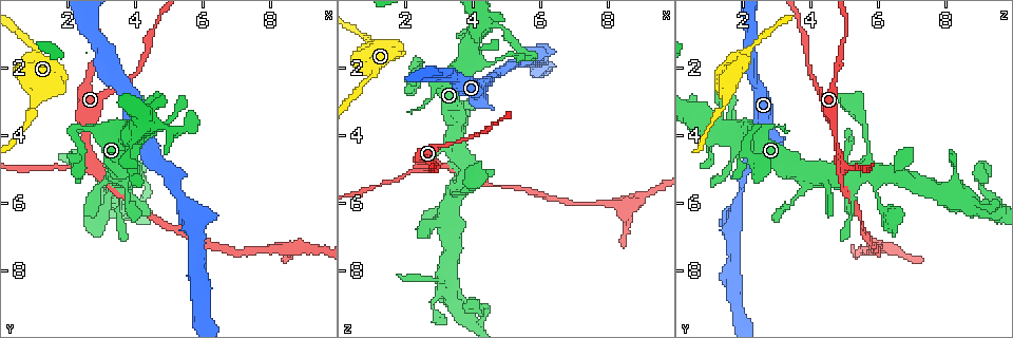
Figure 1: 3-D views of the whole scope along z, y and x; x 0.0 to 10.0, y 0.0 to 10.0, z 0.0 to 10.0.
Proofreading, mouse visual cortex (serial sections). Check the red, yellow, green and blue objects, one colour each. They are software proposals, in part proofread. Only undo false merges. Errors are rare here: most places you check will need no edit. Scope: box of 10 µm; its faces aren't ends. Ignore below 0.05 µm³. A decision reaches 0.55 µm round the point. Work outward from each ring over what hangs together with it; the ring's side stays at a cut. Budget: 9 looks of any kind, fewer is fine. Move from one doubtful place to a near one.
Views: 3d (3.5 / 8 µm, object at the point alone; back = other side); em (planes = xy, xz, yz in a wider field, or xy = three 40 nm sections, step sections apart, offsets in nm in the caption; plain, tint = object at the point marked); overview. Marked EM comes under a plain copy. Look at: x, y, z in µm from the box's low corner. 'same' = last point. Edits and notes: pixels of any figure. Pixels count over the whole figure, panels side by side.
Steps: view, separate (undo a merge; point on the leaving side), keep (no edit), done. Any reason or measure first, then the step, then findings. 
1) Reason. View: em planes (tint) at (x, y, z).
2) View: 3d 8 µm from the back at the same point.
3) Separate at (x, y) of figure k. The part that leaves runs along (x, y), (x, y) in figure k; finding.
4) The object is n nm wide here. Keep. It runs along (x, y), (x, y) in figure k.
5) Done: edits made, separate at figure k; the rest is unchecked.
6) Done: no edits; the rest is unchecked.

Sudden change in width. View: 3d 3.5 µm at (1.05, 3.10, 1.45).

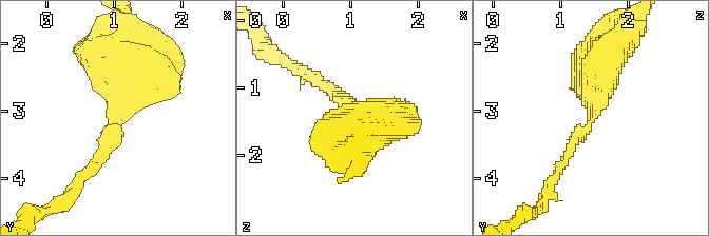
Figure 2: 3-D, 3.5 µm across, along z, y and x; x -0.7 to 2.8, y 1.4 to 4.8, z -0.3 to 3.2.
The arms are 150, 600 nm wide; now the EM. View: em xy step 5 (tint) at (1.00, 3.10, 1.45).

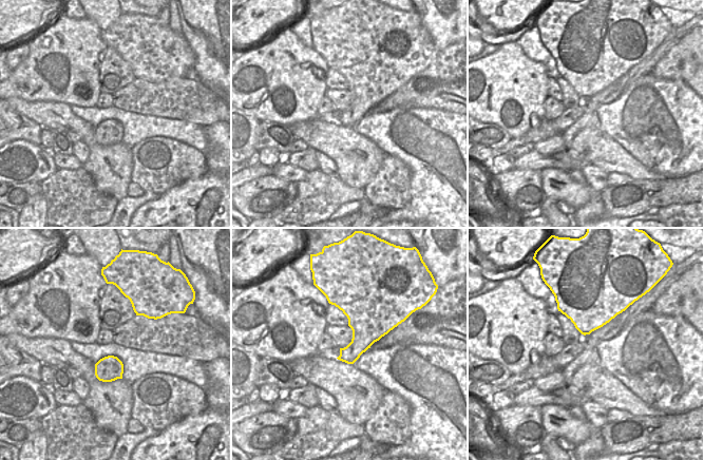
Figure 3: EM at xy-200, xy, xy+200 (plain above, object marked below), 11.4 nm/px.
The object is 320 nm wide here. Keep. It runs along (601, 53), (596, 114), (556, 172) in figure 2; continuous, no second cell.

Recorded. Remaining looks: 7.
Thick turns thin. View: 3d 3.5 µm at (2.80, 0.70, 5.05).

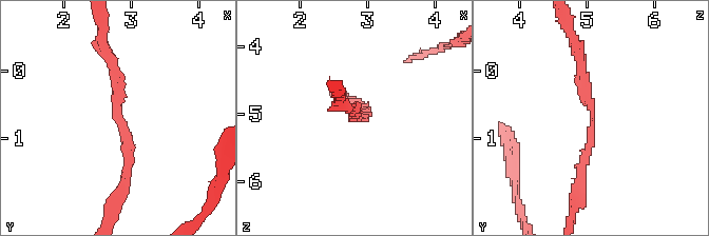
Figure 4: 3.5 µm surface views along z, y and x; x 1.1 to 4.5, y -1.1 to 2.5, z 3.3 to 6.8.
Need the tissue. View: em xy step 3 (tint) at (2.85, 0.60, 5.05).

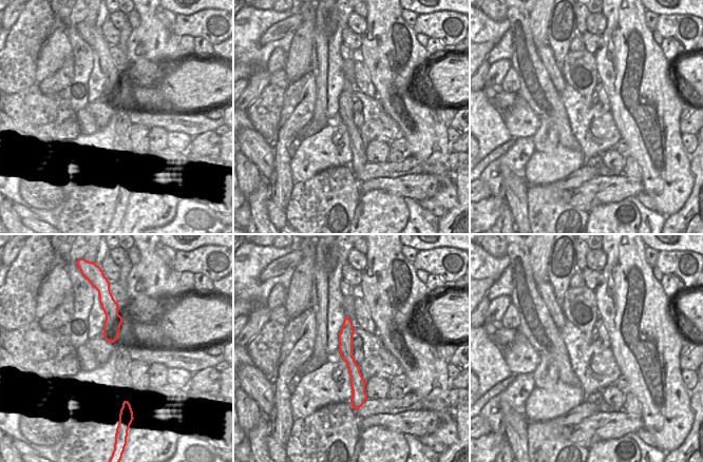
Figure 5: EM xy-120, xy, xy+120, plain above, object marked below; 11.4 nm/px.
Keep. It runs along (346, 321), (346, 355), (358, 398) in figure 5; one cell here.

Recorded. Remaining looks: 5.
Thin neck. View: 3d 8 µm from the back at (4.00, 4.30, 1.80).

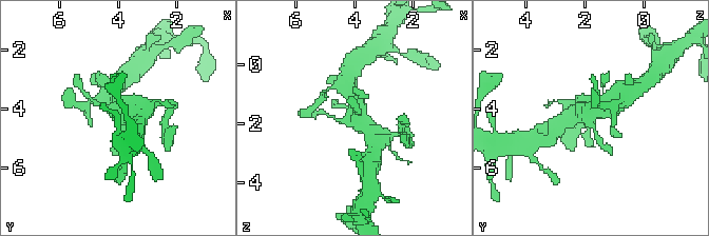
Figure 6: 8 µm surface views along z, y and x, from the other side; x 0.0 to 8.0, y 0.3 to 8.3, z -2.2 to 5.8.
Need the tissue. View: em xy step 2 (tint) at the same point.

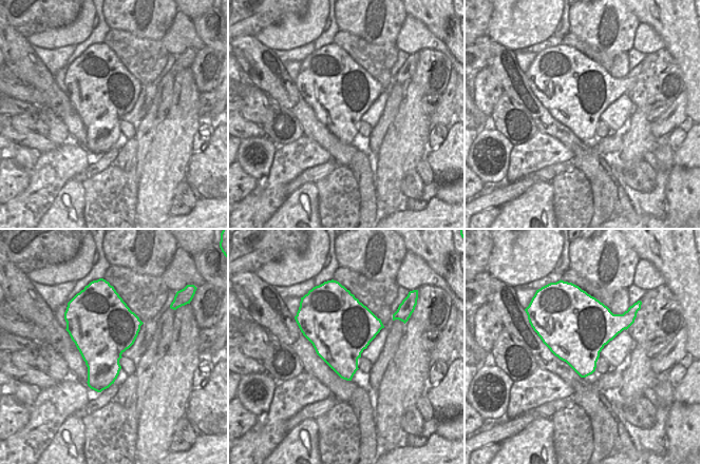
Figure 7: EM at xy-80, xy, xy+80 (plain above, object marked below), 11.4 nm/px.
The object is 750 nm wide here. Keep. It runs along (375, 139), (357, 118), (349, 91) in figure 6; all the same cell.

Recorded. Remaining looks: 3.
Calibre changes. View: 3d 3.5 µm from the back at (2.65, 4.70, 4.85).

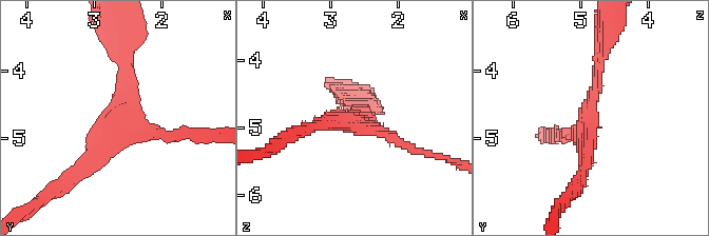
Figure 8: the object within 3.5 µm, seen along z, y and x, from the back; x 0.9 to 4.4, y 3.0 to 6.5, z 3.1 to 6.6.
3 arms meet here; the arms are 150, 200, 250 nm wide. View: em xy step 2 (tint) at (2.60, 4.65, 4.90).

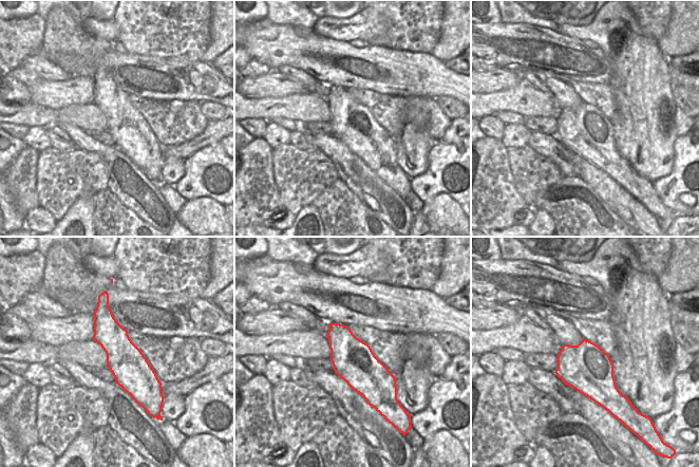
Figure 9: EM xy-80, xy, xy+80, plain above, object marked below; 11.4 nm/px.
Keep. It runs along (127, 45), (114, 130), (78, 171) in figure 8; continuous, no second cell.

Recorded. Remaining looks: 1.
Done: no edits; the rest is unchecked.

